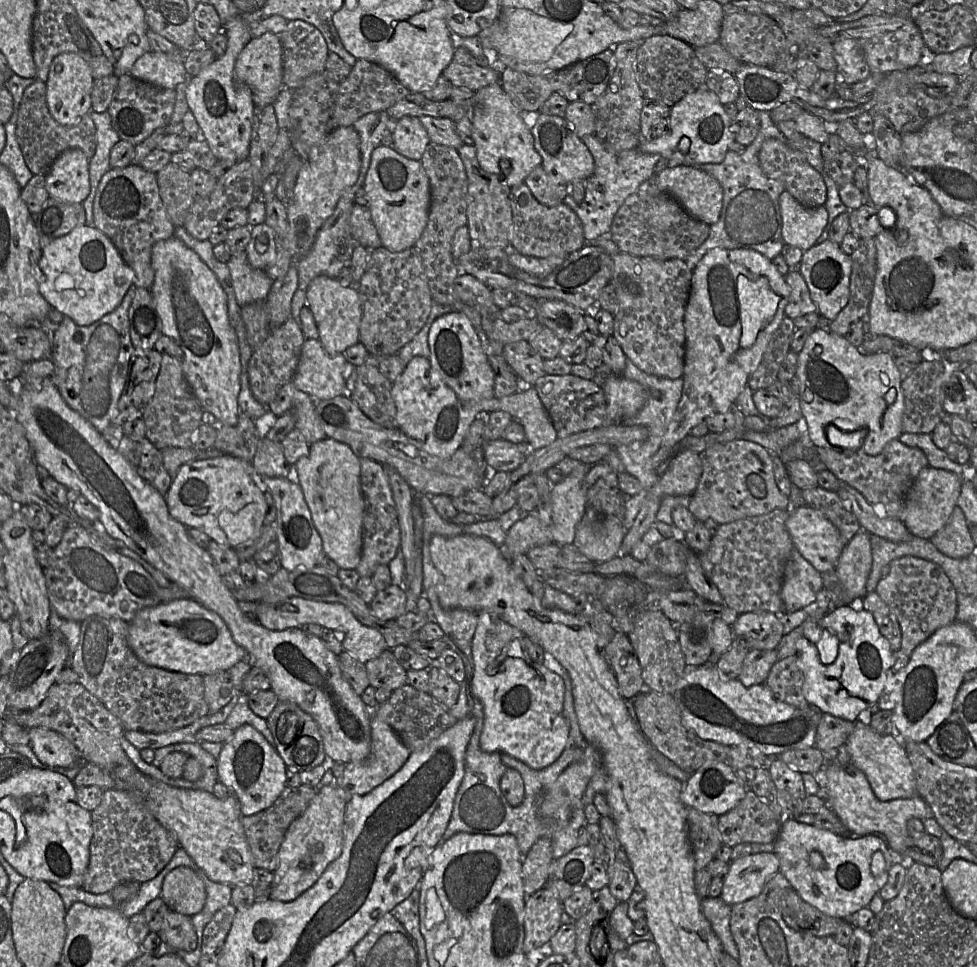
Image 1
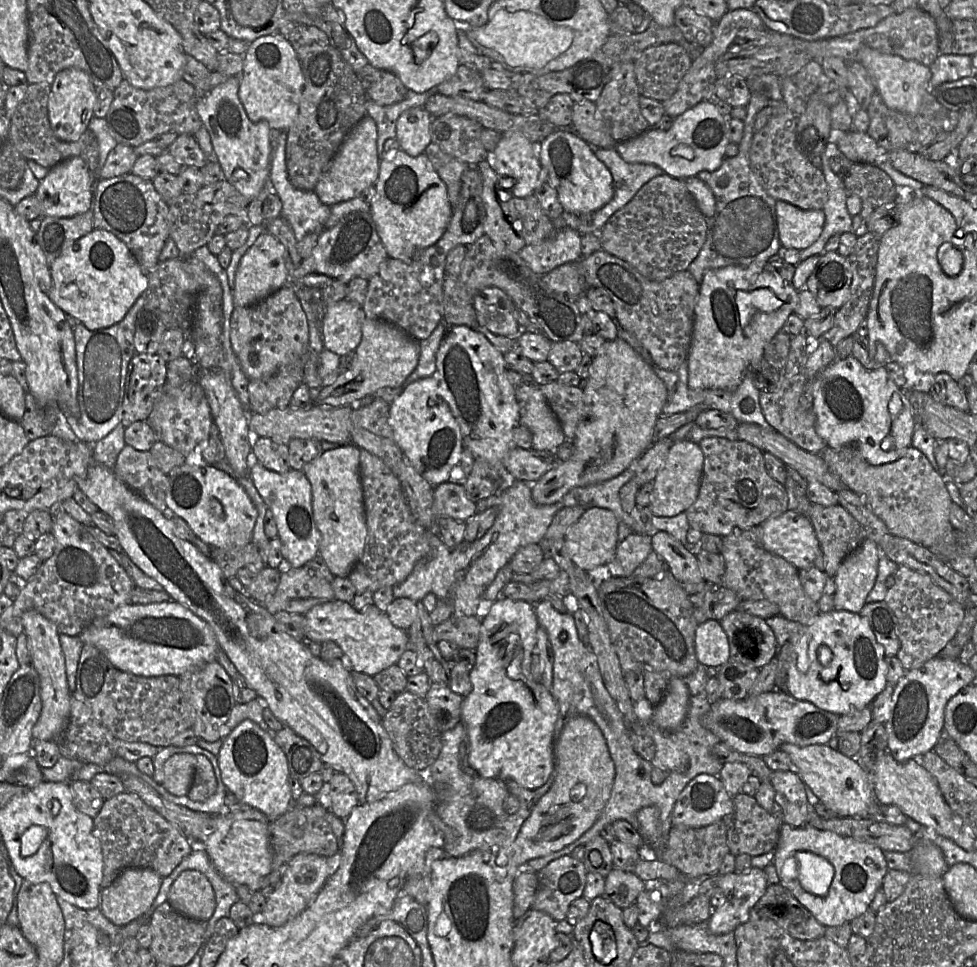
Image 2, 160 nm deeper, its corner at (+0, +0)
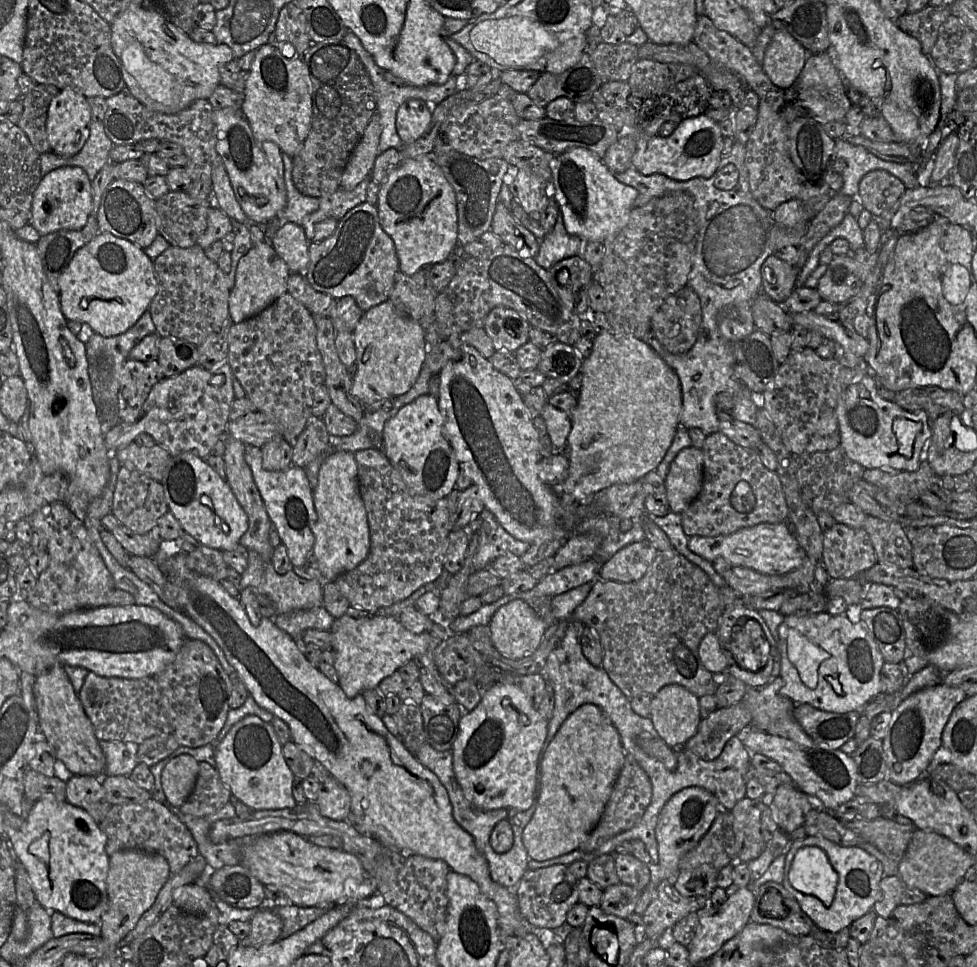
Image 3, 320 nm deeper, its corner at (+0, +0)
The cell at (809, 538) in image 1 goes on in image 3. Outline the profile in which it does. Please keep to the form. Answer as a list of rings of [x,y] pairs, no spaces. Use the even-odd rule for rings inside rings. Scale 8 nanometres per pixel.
[[[787,522],[760,523],[742,528],[729,535],[716,537],[691,536],[688,539],[689,549],[713,562],[718,557],[725,558],[732,566],[742,566],[763,574],[786,574],[799,568],[807,557],[806,552],[789,530]]]

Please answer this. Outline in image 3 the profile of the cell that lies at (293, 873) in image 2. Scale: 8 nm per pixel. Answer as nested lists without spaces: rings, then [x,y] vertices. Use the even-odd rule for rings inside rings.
[[[259,909],[251,919],[250,924],[250,933],[241,942],[243,945],[259,947],[272,944],[280,939],[283,923],[272,909]]]

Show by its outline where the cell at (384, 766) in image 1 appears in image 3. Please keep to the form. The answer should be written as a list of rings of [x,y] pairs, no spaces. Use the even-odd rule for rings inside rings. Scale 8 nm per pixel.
[[[330,777],[321,783],[315,800],[320,813],[333,820],[345,820],[351,812],[351,796],[347,788],[336,778]]]

